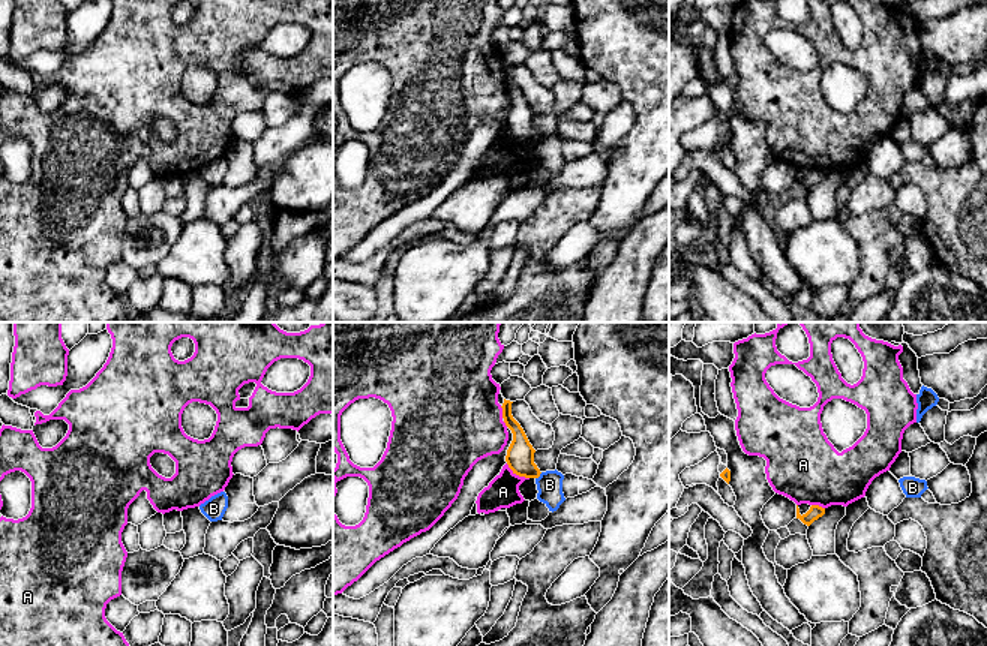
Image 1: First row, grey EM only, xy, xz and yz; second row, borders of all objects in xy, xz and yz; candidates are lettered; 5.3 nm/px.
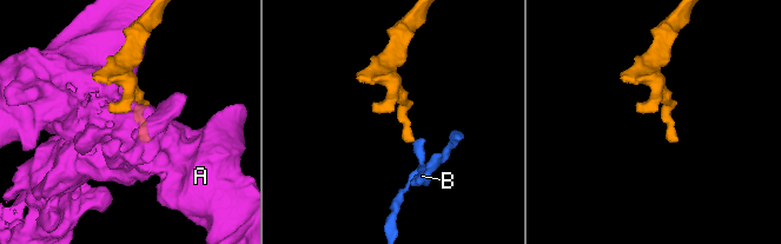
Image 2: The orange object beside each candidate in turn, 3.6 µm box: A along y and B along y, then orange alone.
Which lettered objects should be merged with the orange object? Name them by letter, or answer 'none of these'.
none of these

